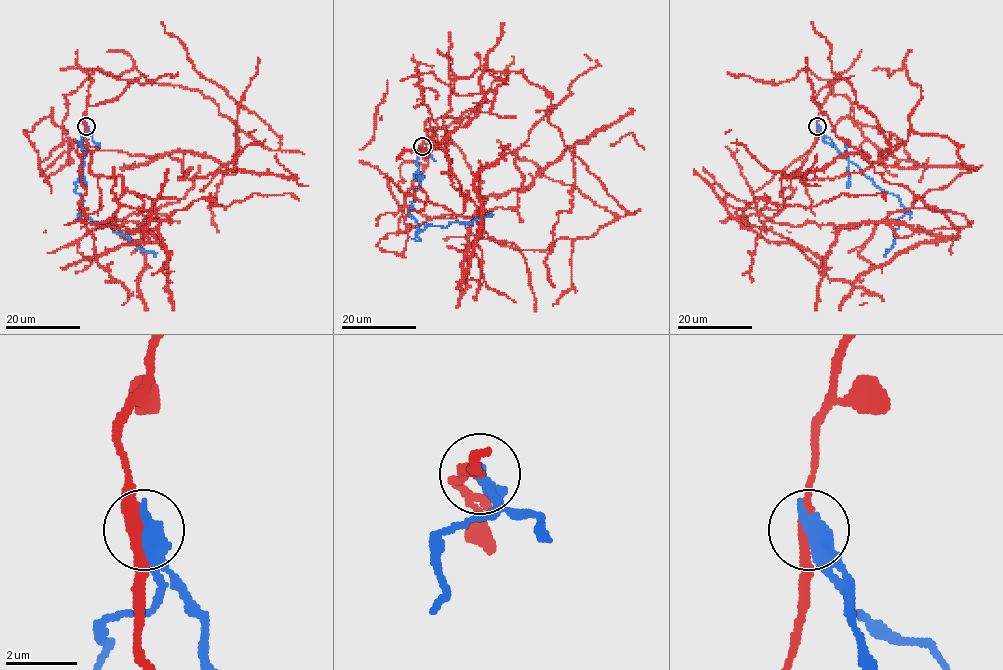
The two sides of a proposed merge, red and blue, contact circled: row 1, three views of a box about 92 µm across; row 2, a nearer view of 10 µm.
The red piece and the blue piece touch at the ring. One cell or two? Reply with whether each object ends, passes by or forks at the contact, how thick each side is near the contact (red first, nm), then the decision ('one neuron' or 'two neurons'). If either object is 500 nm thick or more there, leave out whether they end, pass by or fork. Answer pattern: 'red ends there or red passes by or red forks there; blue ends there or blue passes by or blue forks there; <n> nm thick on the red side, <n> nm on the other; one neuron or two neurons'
320 nm thick on the red side, 500 nm on the other; two neurons

